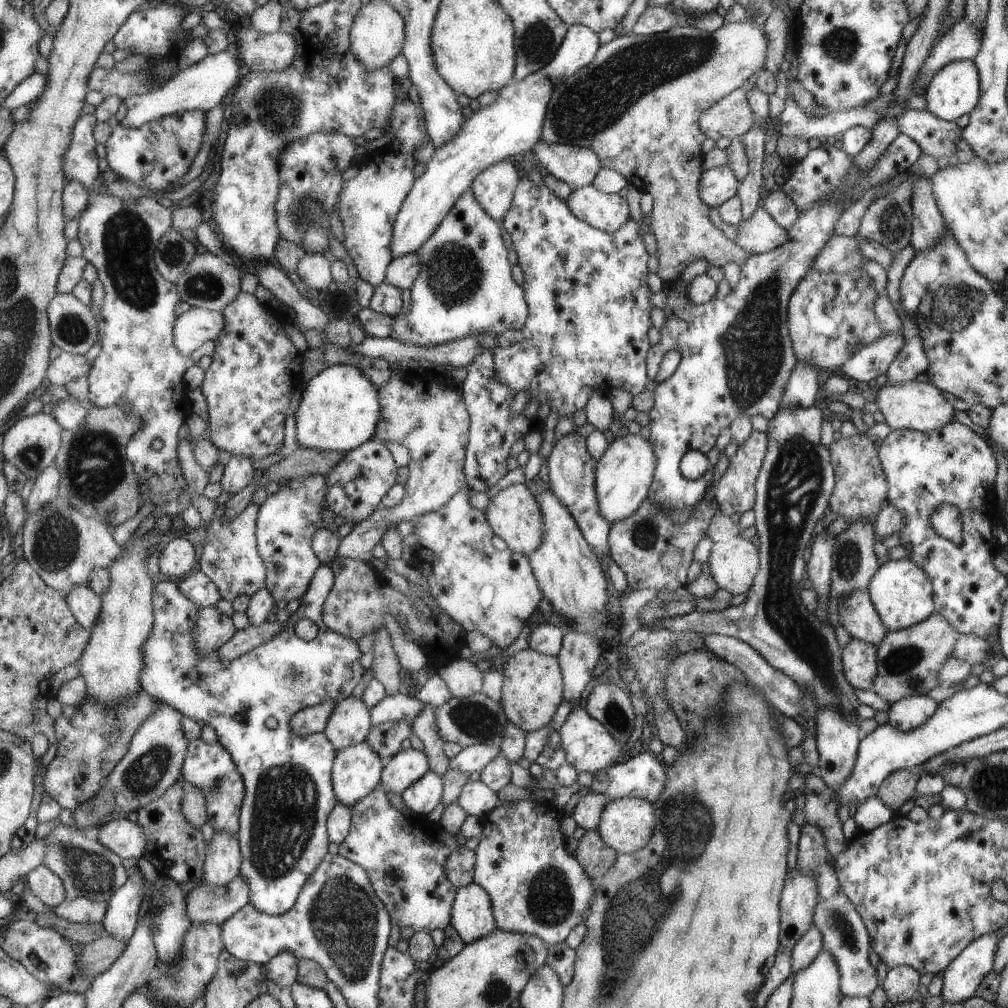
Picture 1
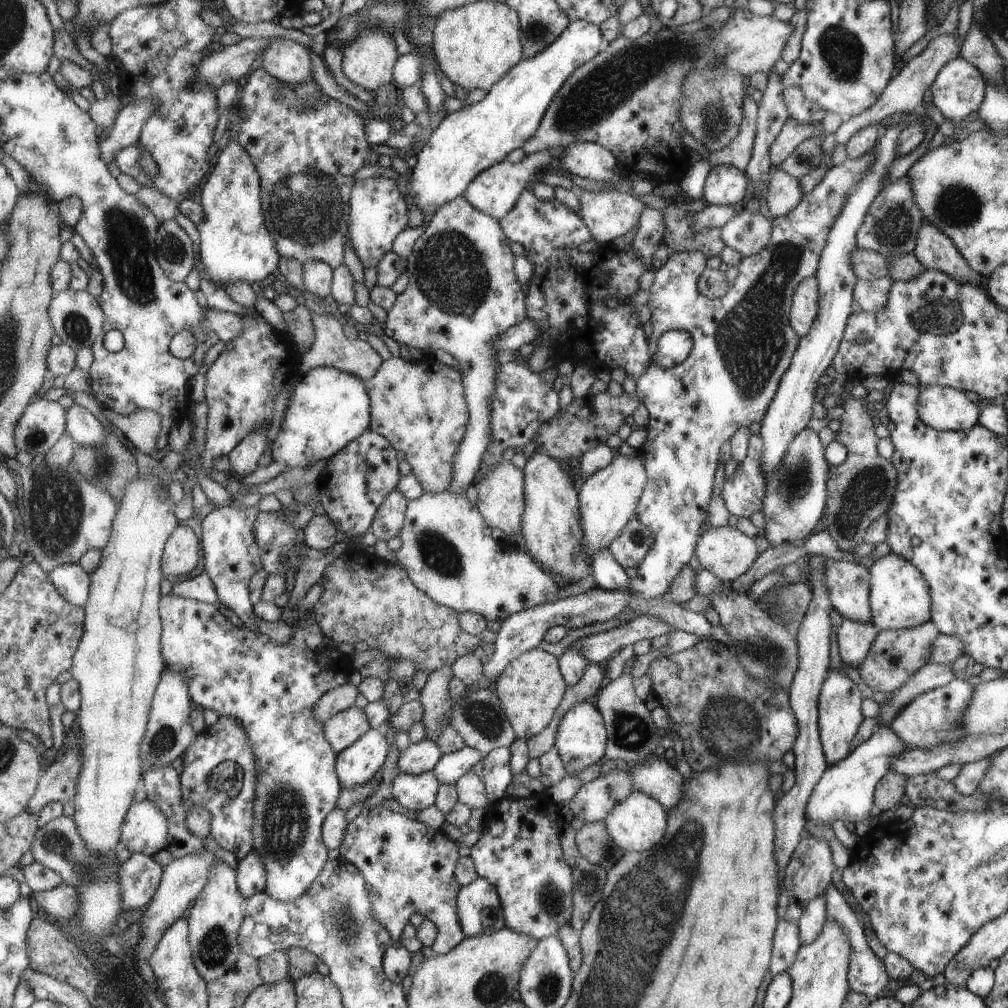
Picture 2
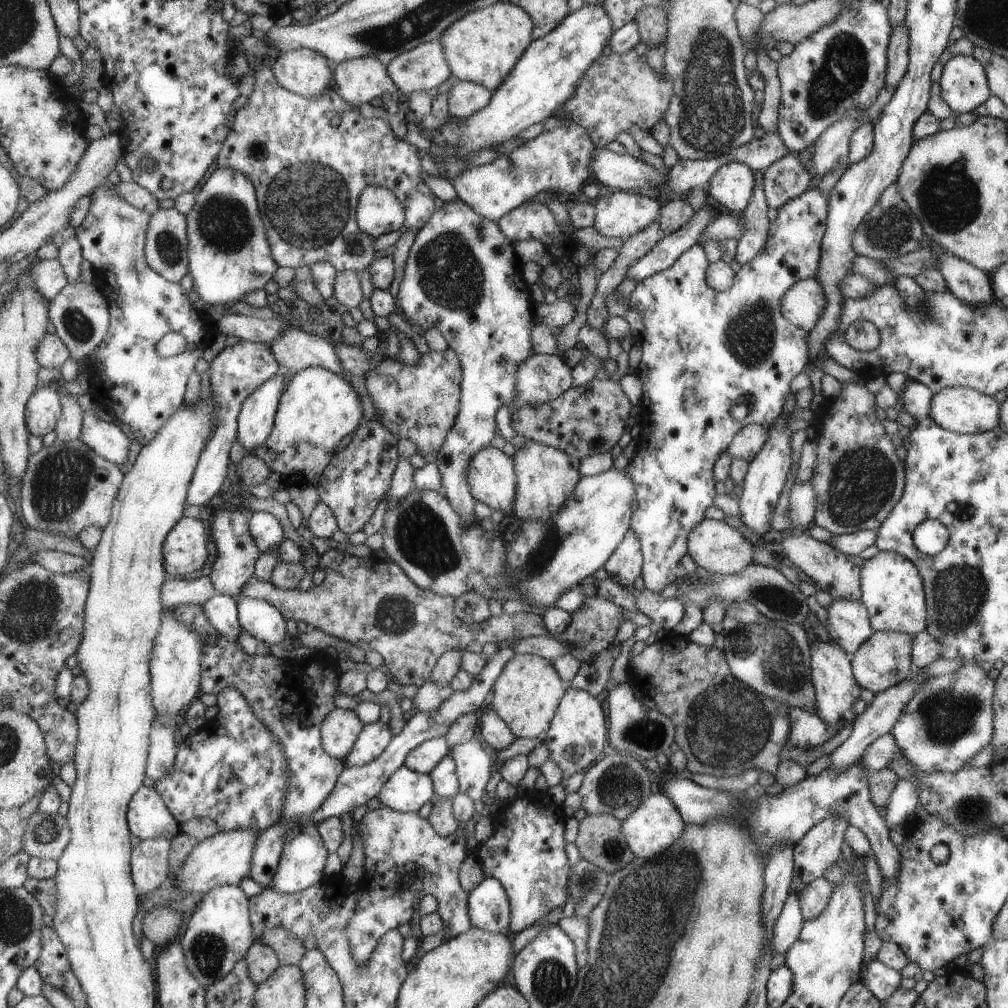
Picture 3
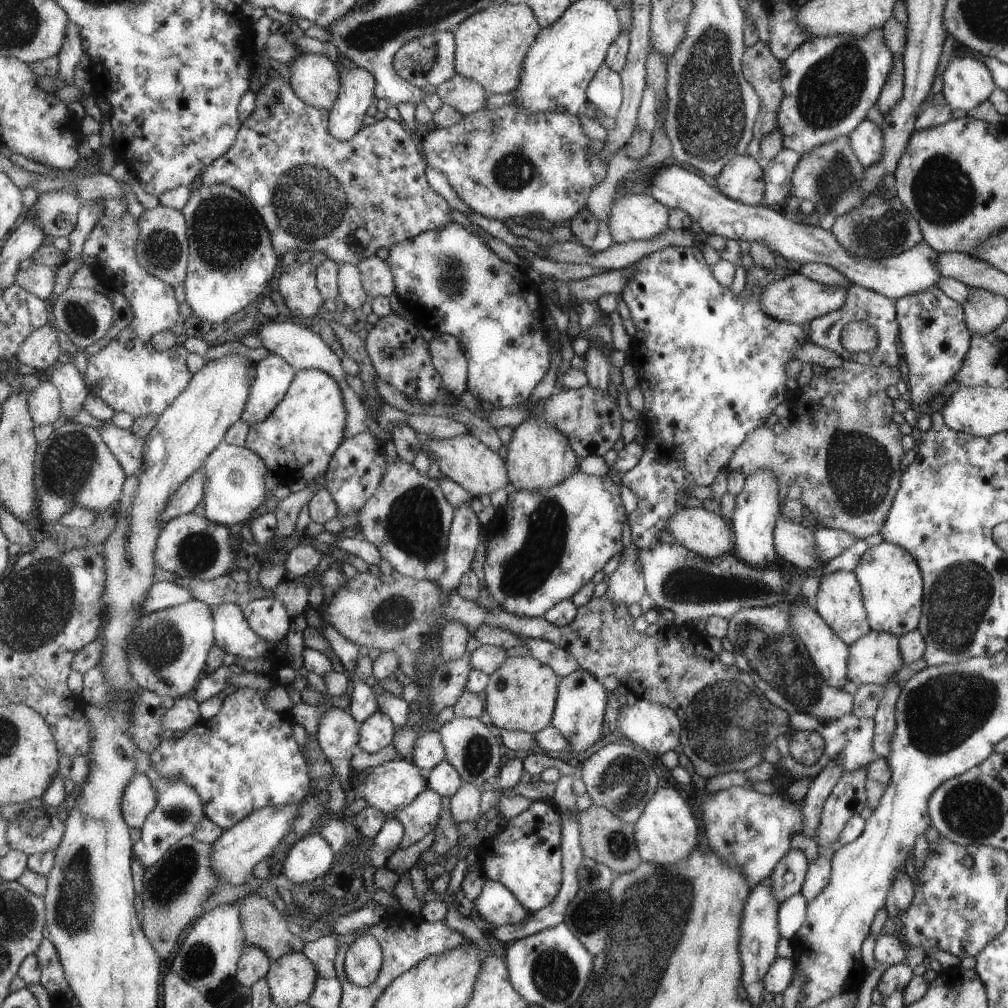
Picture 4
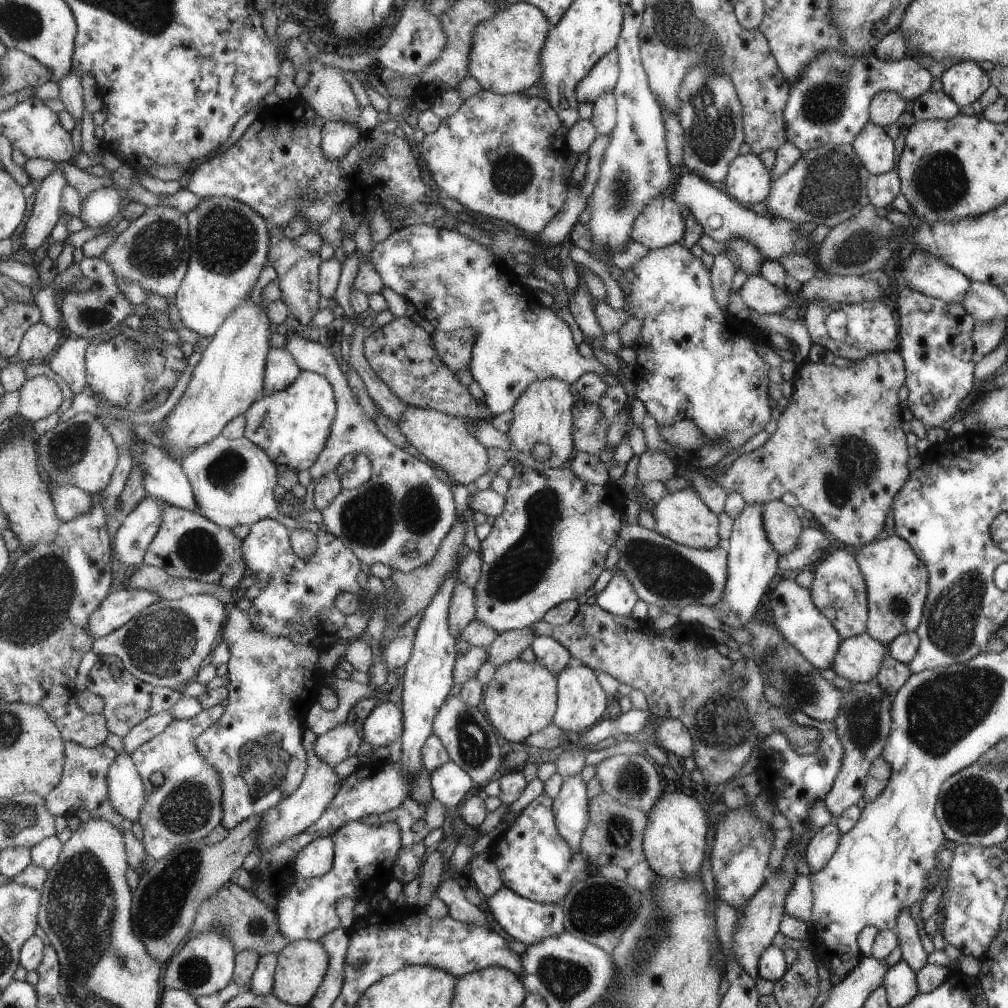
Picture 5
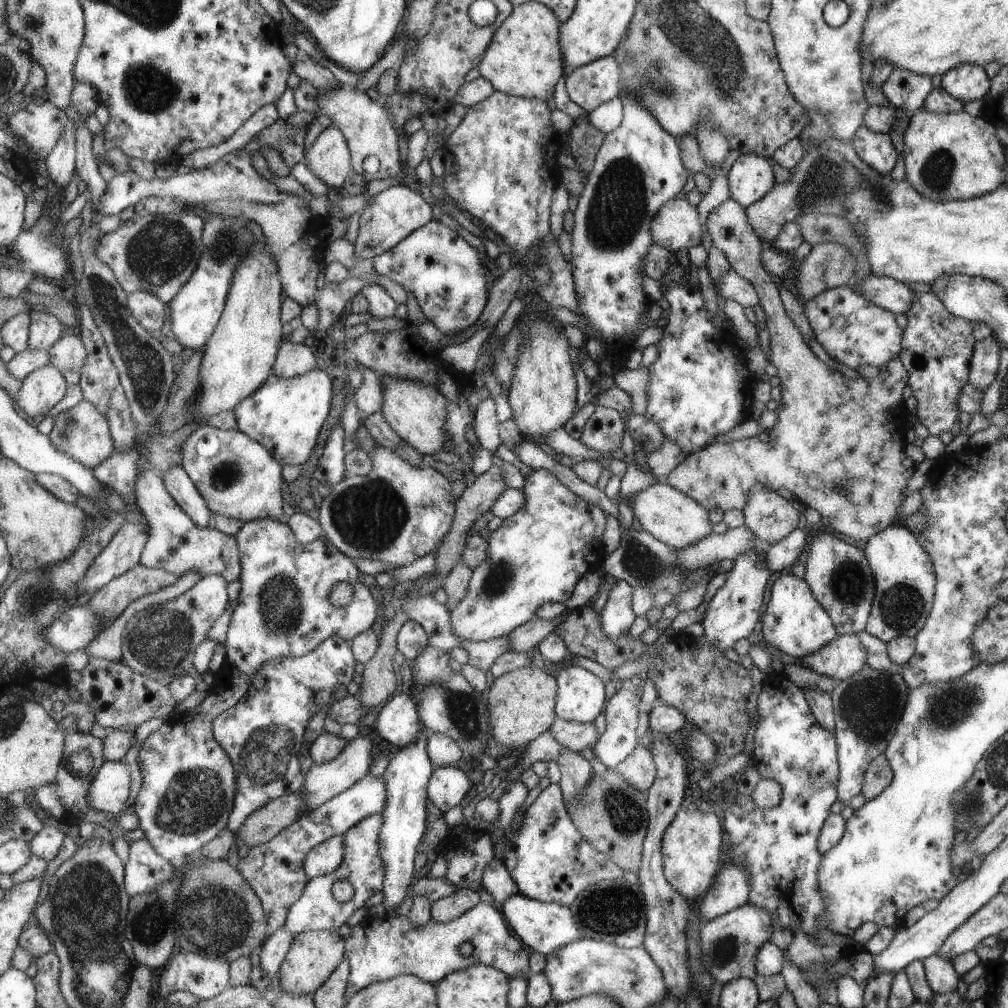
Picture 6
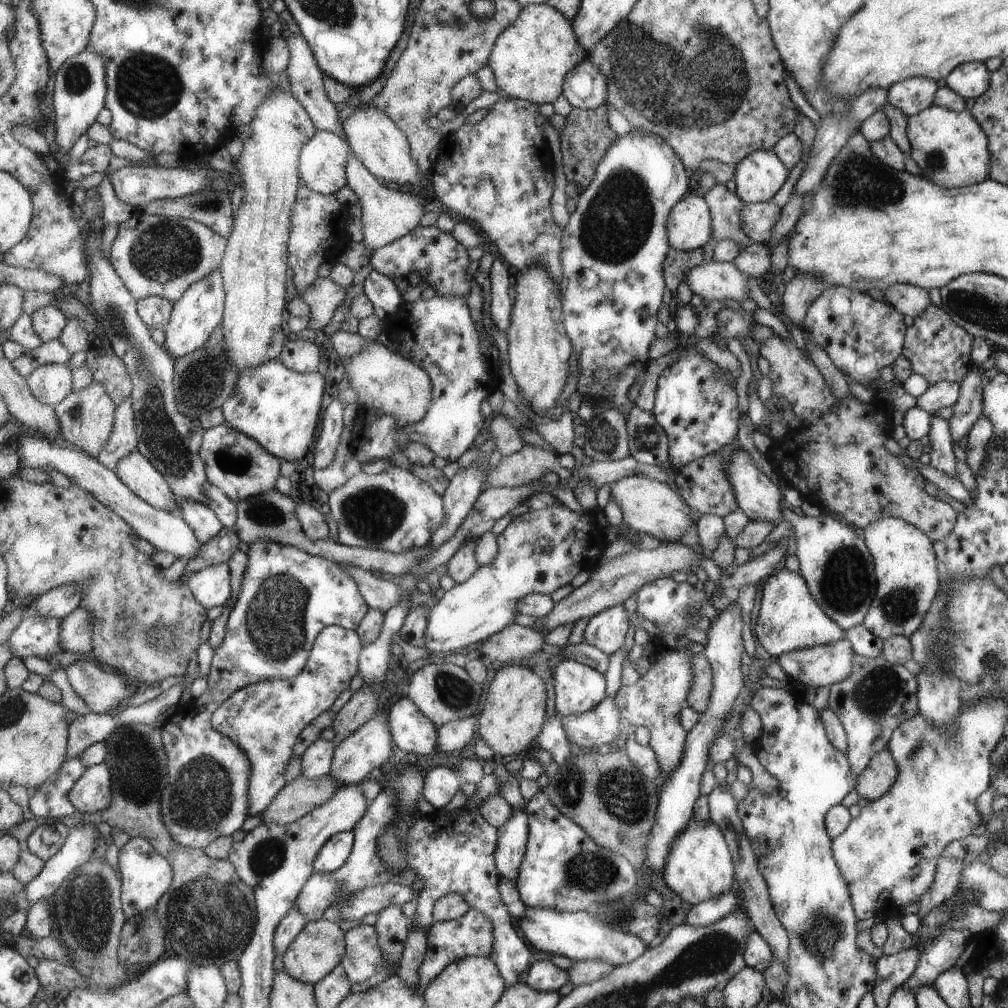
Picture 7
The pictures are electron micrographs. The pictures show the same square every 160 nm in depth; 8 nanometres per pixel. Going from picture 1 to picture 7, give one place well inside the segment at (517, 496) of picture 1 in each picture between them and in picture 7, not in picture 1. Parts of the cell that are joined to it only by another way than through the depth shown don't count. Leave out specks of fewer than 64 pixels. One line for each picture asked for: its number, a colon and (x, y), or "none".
2: (501, 494)
3: (492, 477)
4: (466, 459)
5: (445, 440)
6: (419, 413)
7: (385, 381)

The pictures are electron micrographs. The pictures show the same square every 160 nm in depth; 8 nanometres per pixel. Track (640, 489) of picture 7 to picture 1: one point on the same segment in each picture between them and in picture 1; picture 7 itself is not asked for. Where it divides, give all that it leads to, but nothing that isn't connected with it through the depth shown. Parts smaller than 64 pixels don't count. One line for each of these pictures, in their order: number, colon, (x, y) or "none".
1: (732, 563)
2: (724, 552)
3: (713, 546)
4: (697, 530)
5: (681, 516)
6: (671, 516)

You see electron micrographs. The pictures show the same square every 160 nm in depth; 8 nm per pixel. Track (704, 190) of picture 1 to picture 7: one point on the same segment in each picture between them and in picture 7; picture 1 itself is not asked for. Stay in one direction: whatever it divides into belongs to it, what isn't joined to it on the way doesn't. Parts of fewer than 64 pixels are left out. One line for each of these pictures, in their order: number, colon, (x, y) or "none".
2: (724, 185)
3: (731, 185)
4: (741, 179)
5: (747, 180)
6: (750, 176)
7: (757, 177)

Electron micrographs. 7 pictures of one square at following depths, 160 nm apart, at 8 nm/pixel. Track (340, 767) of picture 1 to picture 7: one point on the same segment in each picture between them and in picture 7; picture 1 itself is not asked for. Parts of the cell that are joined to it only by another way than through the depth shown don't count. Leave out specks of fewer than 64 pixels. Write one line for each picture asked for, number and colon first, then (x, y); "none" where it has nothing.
2: (357, 764)
3: (375, 738)
4: (378, 732)
5: (385, 724)
6: (398, 722)
7: (413, 731)

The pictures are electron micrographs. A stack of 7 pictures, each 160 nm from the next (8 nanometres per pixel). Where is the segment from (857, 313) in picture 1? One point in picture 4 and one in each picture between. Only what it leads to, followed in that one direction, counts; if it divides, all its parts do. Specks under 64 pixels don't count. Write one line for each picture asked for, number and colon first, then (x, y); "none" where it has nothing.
2: (804, 305)
3: (802, 304)
4: (797, 299)

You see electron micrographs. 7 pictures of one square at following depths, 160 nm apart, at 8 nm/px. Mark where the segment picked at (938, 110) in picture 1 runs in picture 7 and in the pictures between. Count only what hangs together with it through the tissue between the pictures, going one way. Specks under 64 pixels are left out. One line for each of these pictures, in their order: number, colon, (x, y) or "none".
2: (958, 89)
3: (963, 82)
4: (967, 82)
5: (963, 82)
6: (965, 82)
7: (969, 80)

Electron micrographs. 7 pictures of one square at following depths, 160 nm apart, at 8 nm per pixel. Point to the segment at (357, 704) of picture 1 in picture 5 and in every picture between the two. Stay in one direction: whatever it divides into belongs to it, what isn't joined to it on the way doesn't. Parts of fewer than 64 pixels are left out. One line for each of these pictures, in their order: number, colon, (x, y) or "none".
2: (344, 729)
3: (340, 731)
4: (339, 731)
5: (341, 742)

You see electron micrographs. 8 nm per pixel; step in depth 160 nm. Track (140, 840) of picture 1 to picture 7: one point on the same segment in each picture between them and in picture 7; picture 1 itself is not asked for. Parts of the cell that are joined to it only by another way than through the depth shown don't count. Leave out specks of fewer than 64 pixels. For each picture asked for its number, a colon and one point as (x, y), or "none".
2: (146, 829)
3: (149, 816)
4: (141, 799)
5: (127, 789)
6: (110, 791)
7: (93, 792)

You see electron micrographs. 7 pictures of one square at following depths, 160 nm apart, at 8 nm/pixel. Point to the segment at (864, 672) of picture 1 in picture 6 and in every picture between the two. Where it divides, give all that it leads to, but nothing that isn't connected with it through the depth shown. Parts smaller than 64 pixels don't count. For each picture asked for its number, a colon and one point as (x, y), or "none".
2: (854, 639)
3: (848, 623)
4: (839, 602)
5: (839, 592)
6: (838, 575)

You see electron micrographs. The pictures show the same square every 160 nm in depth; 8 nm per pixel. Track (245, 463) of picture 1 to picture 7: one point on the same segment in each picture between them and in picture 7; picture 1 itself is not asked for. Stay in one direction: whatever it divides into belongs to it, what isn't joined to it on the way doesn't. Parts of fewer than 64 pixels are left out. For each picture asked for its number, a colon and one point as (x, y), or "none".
2: (245, 459)
3: (257, 419)
4: (275, 375)
5: (282, 370)
6: (293, 360)
7: (302, 356)

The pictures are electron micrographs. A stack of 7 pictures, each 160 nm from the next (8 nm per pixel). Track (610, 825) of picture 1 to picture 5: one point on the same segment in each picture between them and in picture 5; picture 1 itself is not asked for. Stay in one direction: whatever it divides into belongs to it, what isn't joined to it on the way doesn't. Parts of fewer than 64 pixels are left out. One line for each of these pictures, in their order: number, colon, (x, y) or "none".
2: (636, 824)
3: (649, 830)
4: (665, 831)
5: (673, 841)

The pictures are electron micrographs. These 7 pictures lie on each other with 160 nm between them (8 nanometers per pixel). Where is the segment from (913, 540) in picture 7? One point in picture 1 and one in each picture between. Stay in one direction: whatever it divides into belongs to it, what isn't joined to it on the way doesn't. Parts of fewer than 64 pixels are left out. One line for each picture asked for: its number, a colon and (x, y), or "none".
1: (902, 594)
2: (899, 596)
3: (891, 588)
4: (891, 583)
5: (896, 580)
6: (904, 579)

